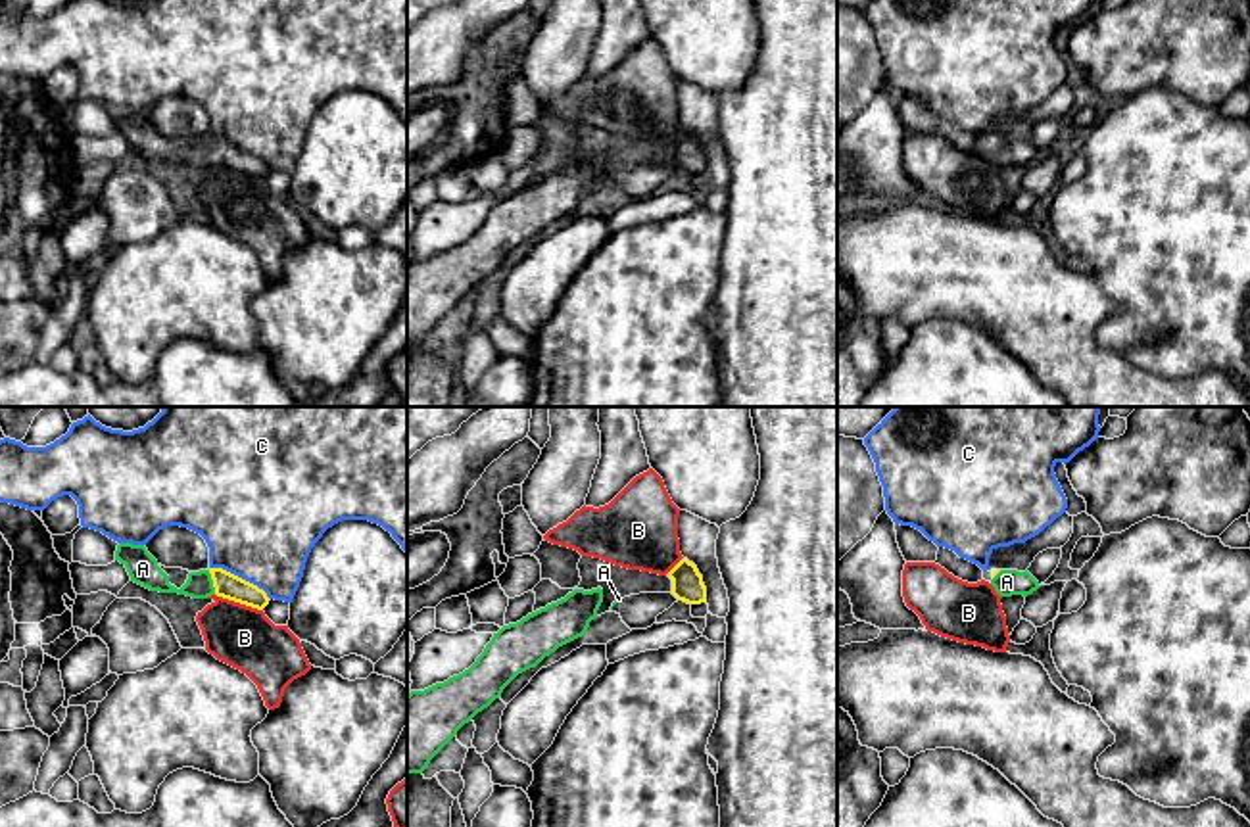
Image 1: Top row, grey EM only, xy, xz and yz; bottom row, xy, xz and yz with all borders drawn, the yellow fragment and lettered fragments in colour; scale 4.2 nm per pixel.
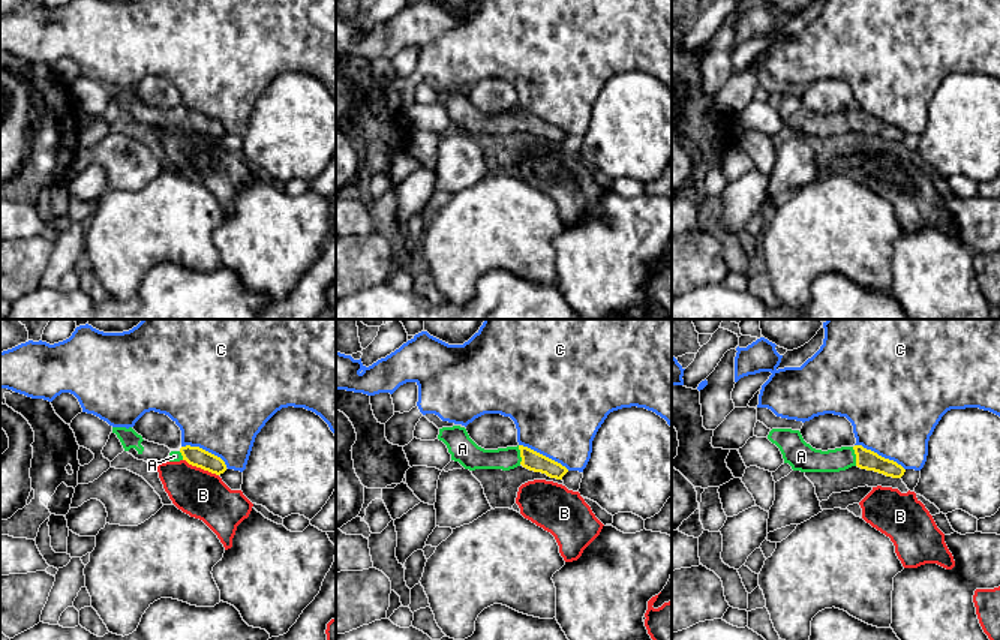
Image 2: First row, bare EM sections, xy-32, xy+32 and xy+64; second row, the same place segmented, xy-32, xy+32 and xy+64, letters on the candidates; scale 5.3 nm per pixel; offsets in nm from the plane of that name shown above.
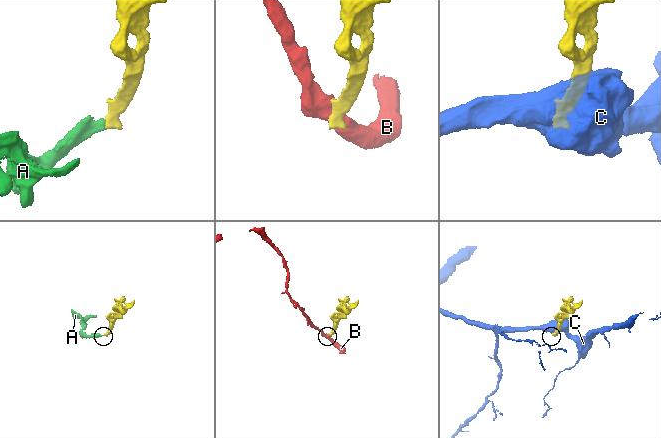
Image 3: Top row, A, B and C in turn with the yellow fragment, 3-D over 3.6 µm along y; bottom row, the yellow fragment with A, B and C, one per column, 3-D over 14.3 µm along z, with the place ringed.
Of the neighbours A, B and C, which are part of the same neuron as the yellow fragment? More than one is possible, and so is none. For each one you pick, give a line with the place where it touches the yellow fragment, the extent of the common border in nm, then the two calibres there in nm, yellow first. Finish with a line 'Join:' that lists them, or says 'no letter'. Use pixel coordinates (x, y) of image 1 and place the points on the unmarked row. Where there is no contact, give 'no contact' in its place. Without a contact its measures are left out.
A: xy (214, 152) | 110 nm | 110/110 nm
Join: A

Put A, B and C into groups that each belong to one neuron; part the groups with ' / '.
A / B / C

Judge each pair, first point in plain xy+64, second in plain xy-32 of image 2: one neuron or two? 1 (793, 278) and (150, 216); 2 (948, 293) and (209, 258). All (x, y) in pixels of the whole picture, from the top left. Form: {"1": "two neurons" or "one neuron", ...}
{"1": "one neuron", "2": "two neurons"}

